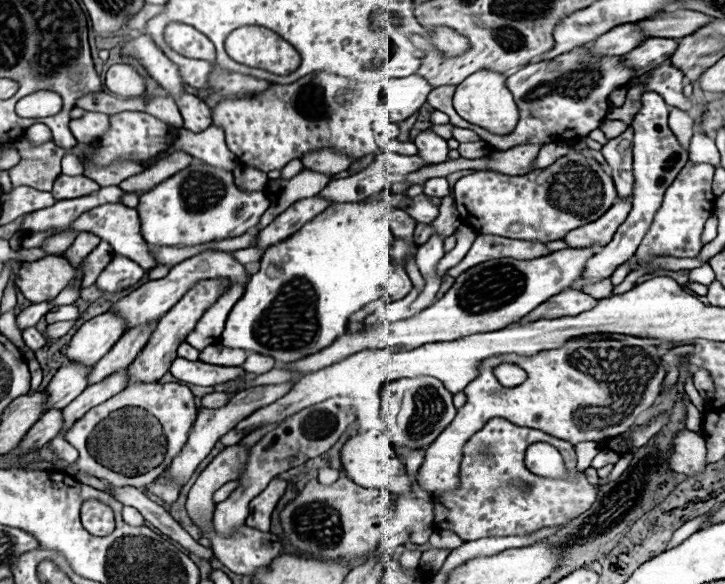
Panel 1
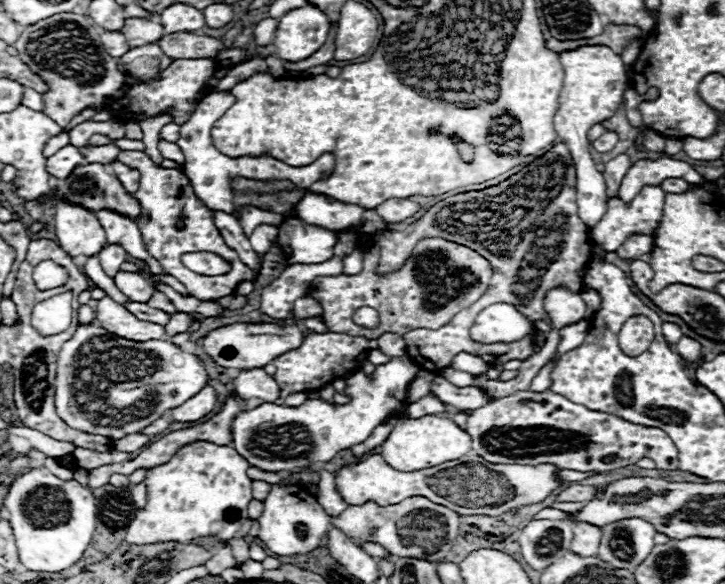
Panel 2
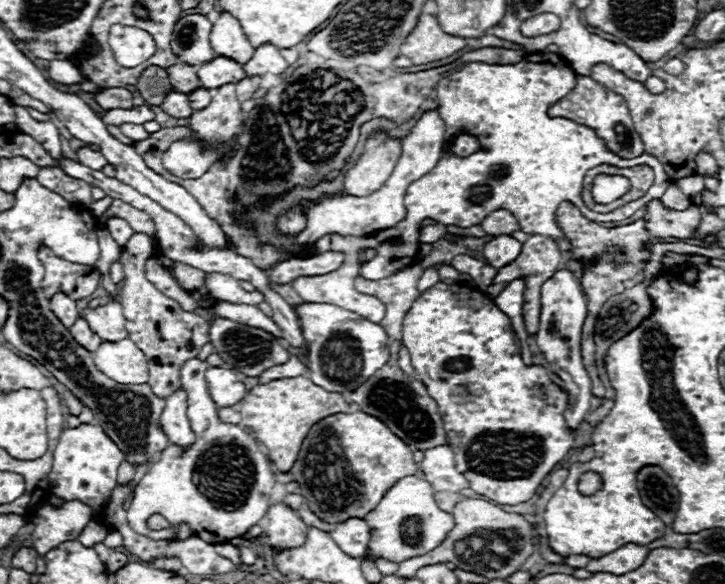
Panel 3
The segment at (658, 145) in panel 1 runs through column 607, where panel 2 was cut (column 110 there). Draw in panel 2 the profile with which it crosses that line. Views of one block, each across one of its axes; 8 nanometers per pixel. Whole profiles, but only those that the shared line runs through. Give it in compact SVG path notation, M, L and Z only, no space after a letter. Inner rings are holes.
M106 244L106 248L102 248L102 254L98 254L98 260L100 260L104 272L110 278L114 278L120 272L120 266L126 262L126 252L122 246Z

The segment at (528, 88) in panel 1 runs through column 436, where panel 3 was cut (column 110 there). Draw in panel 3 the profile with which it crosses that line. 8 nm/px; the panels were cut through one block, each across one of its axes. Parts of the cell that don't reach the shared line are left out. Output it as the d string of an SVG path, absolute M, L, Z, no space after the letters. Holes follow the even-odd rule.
M104 88L94 94L94 100L100 108L104 110L114 110L114 108L134 108L132 104L132 92L126 88Z

